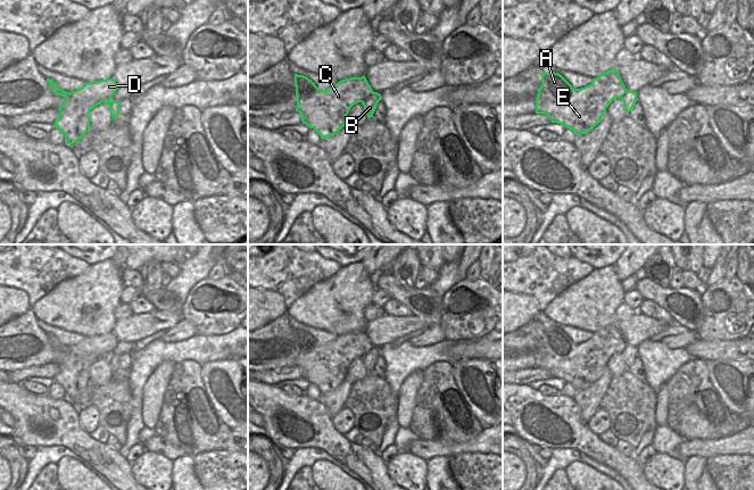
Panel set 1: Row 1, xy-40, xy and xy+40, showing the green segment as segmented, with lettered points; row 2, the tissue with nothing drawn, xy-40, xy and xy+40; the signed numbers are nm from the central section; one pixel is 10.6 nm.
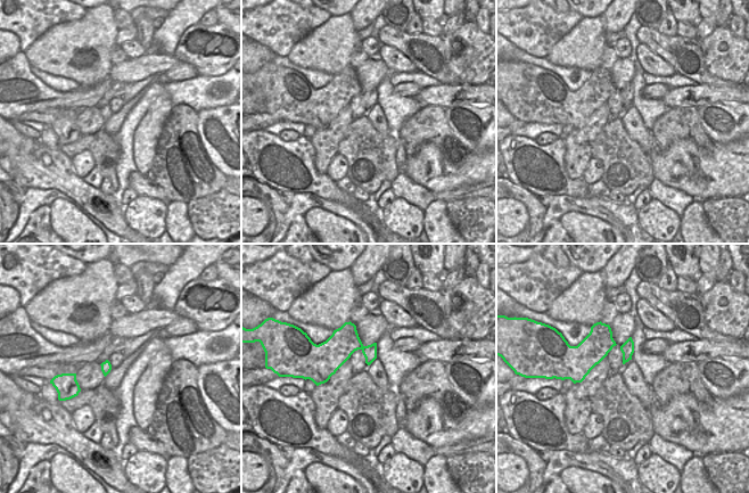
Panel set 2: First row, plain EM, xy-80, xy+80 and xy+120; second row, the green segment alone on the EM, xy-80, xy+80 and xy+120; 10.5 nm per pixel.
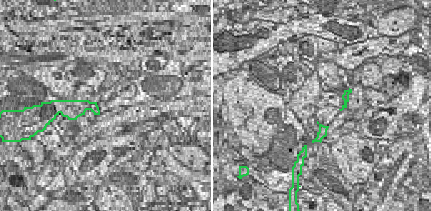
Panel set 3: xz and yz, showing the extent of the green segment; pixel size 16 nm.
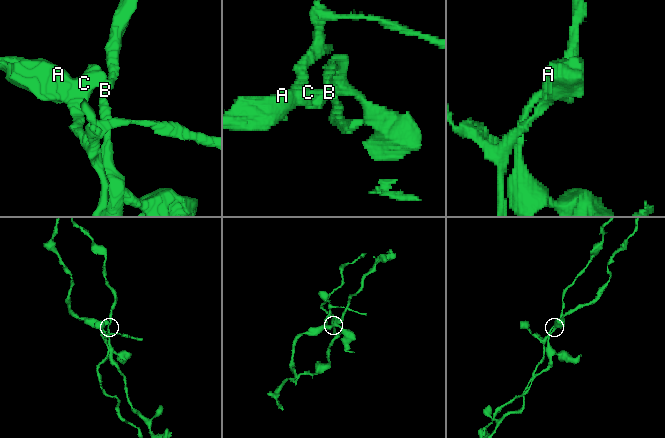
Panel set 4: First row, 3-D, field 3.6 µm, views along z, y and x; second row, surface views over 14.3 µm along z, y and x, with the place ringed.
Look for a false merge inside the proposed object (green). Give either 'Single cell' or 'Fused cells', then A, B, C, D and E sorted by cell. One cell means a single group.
Fused cells. Groups: A C D E / B.

